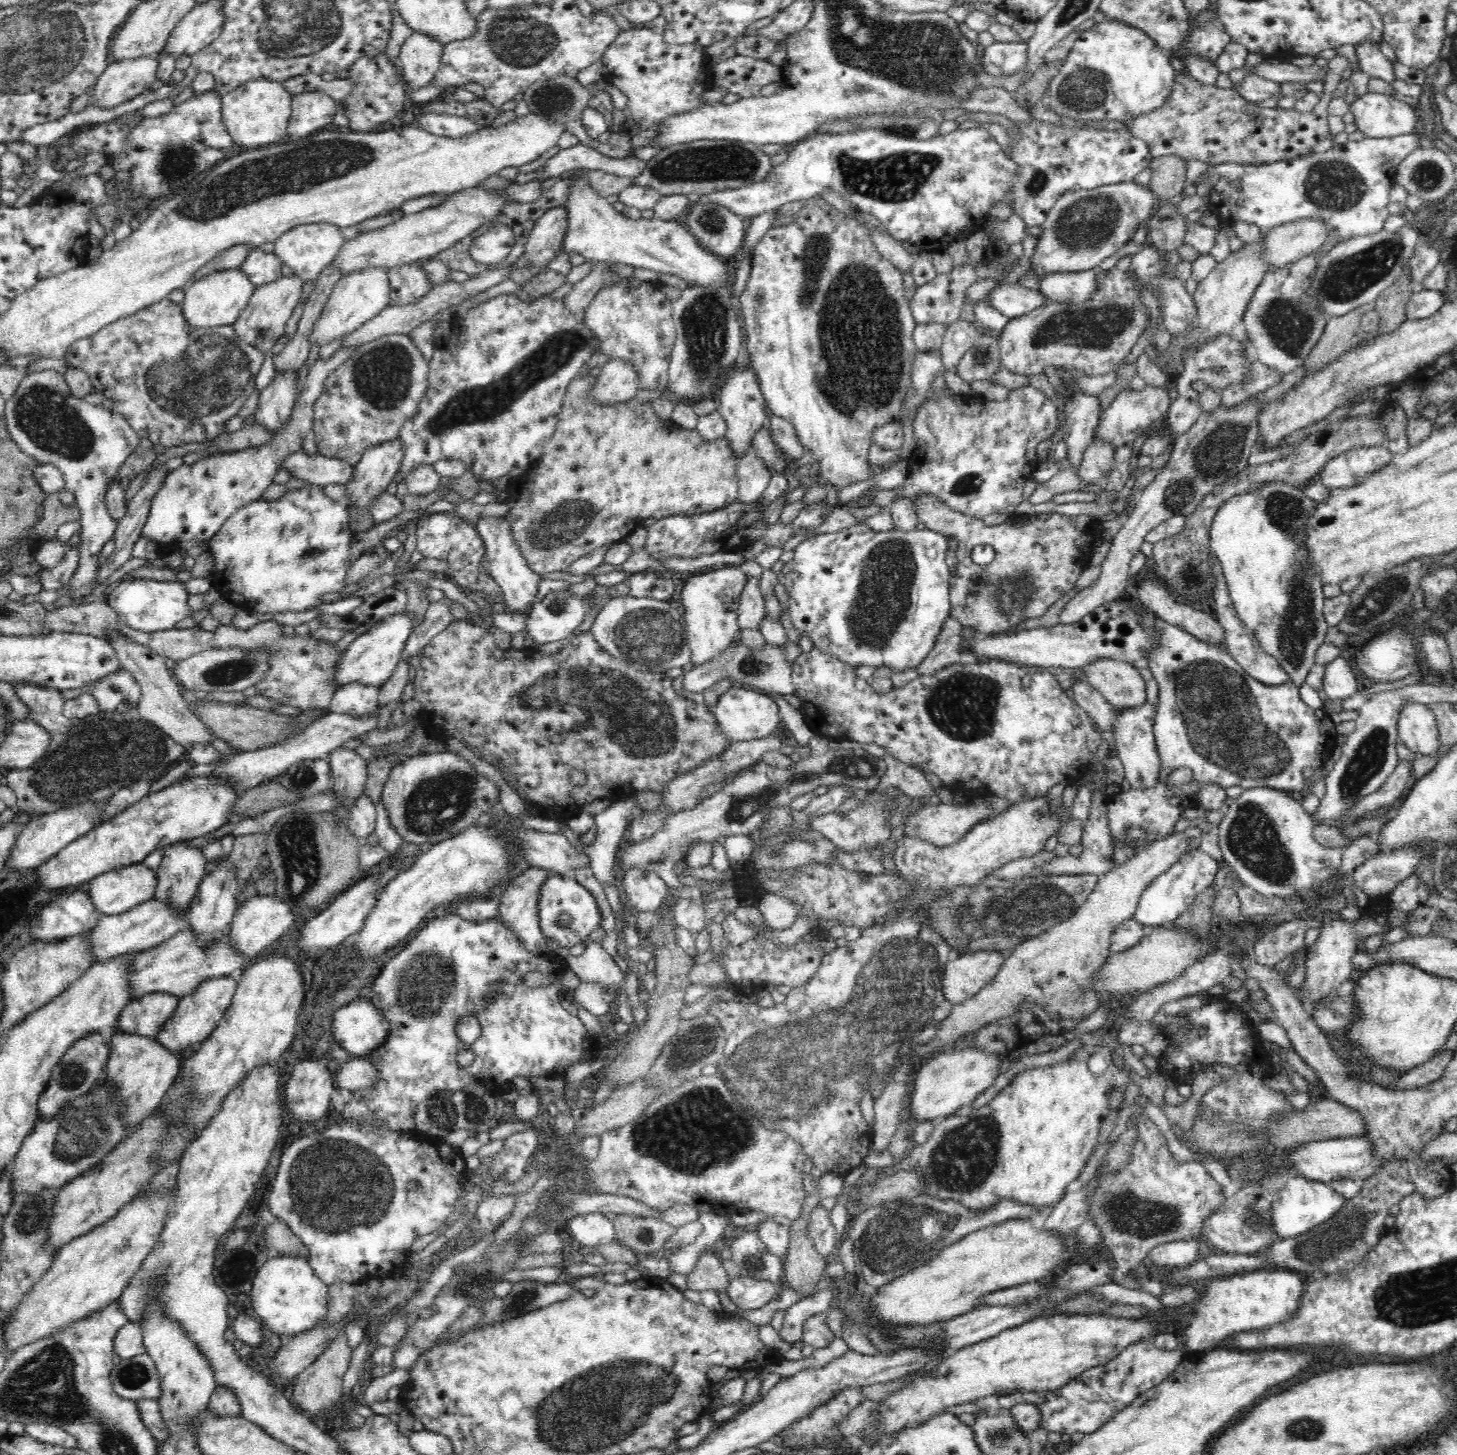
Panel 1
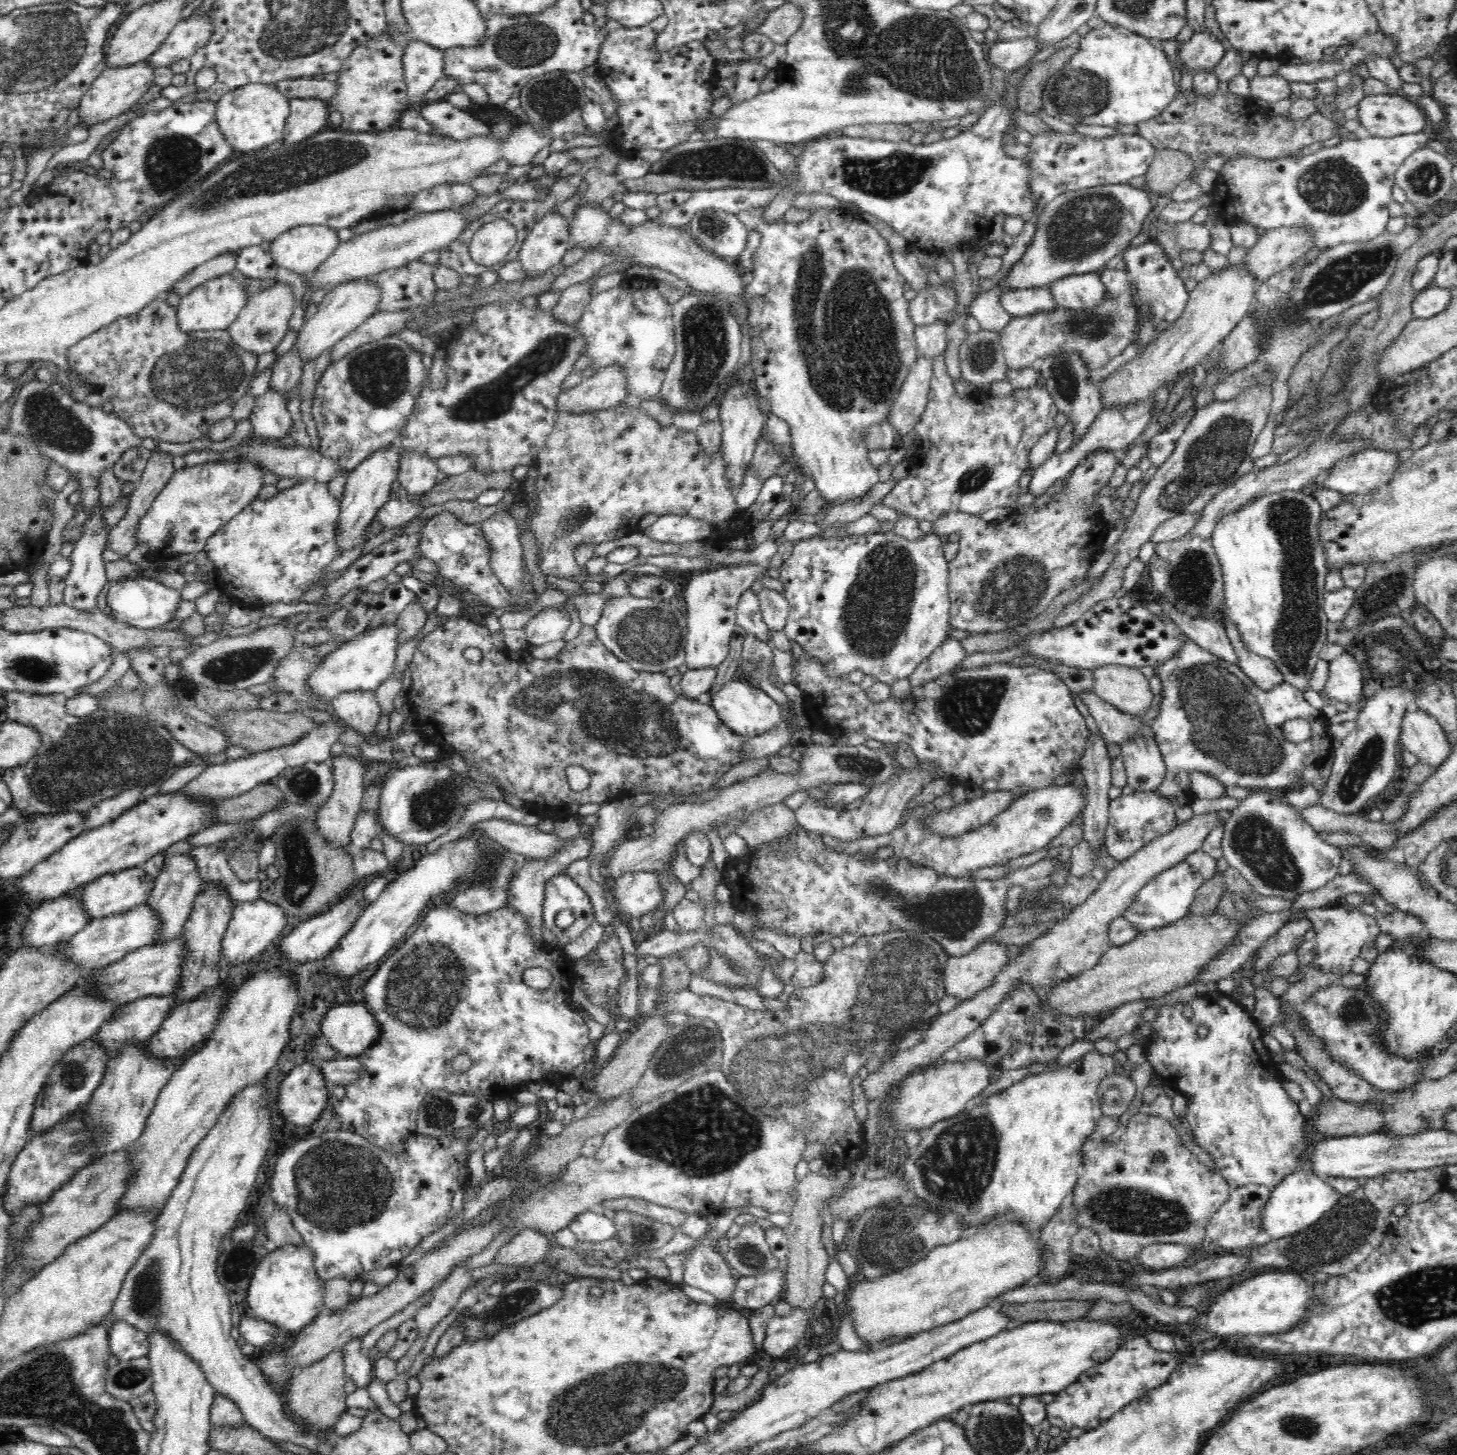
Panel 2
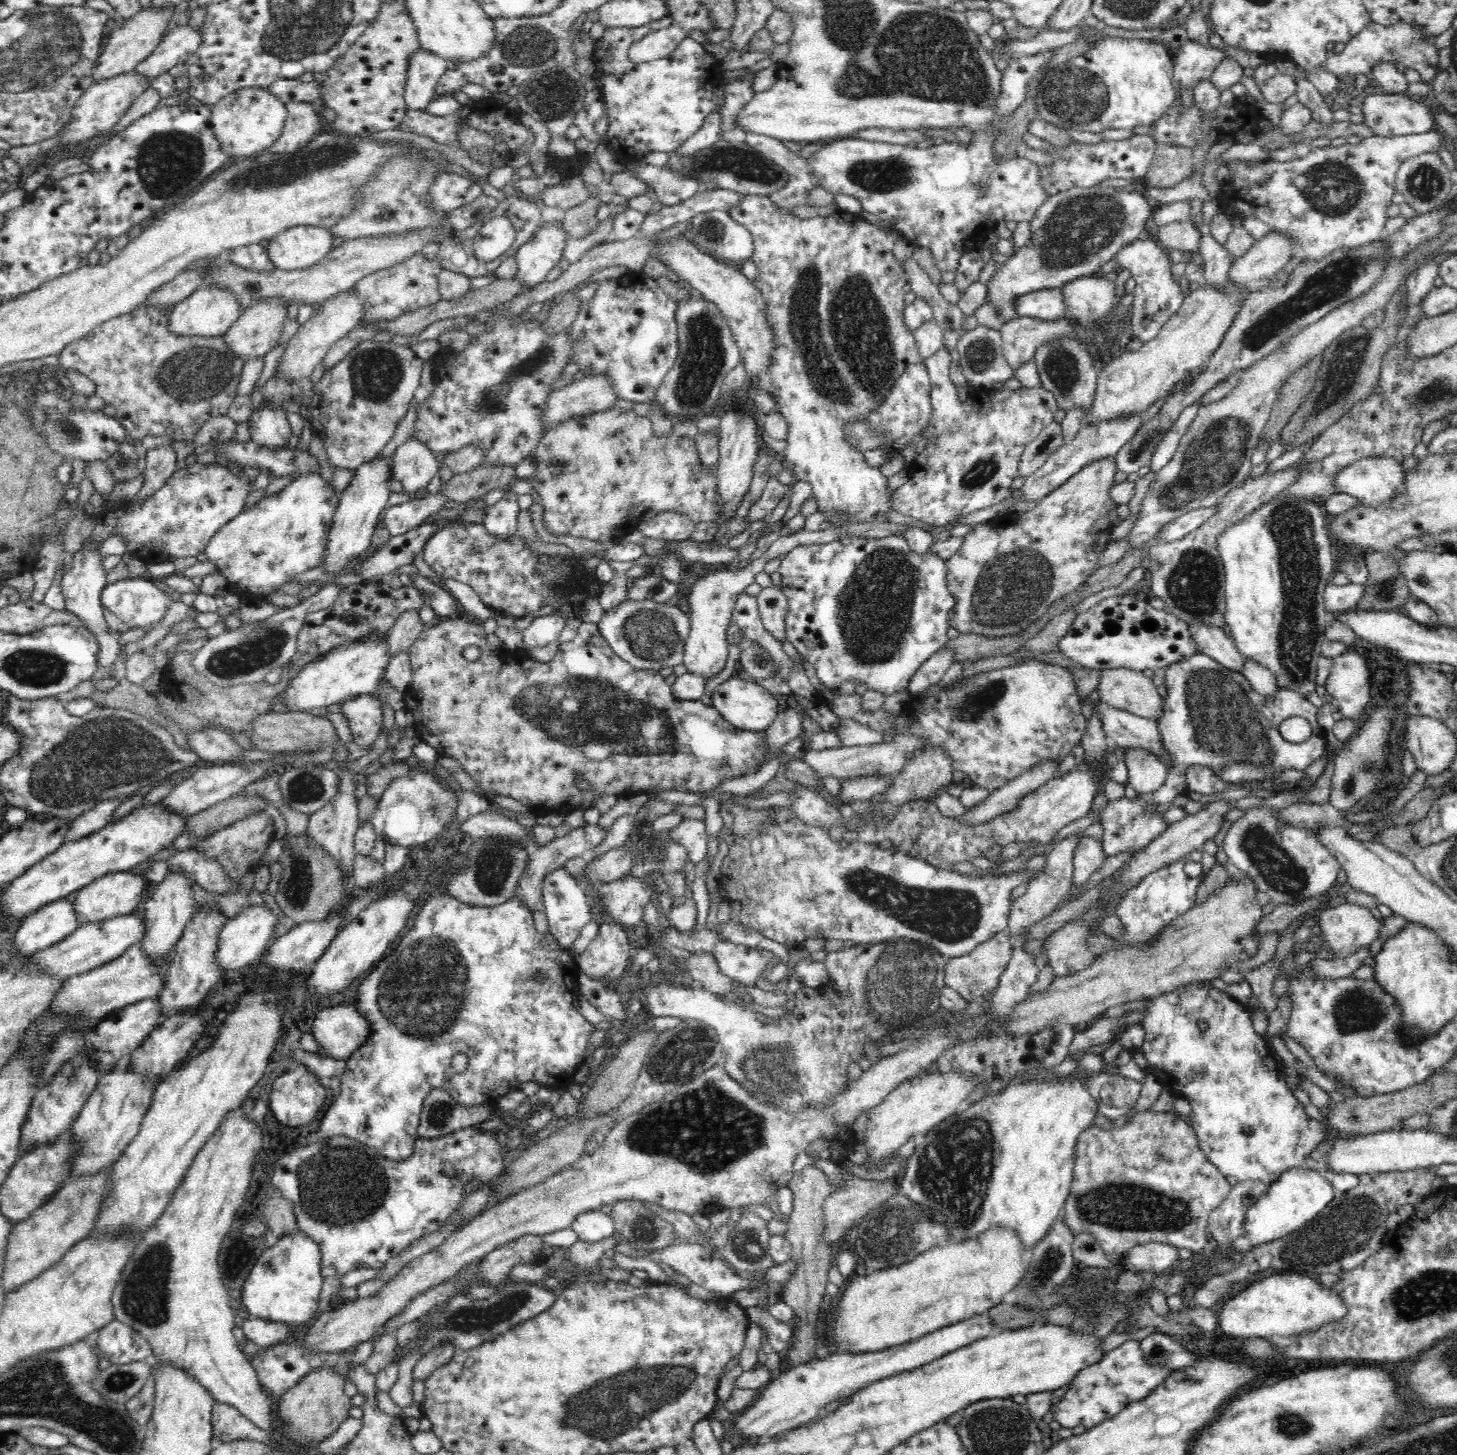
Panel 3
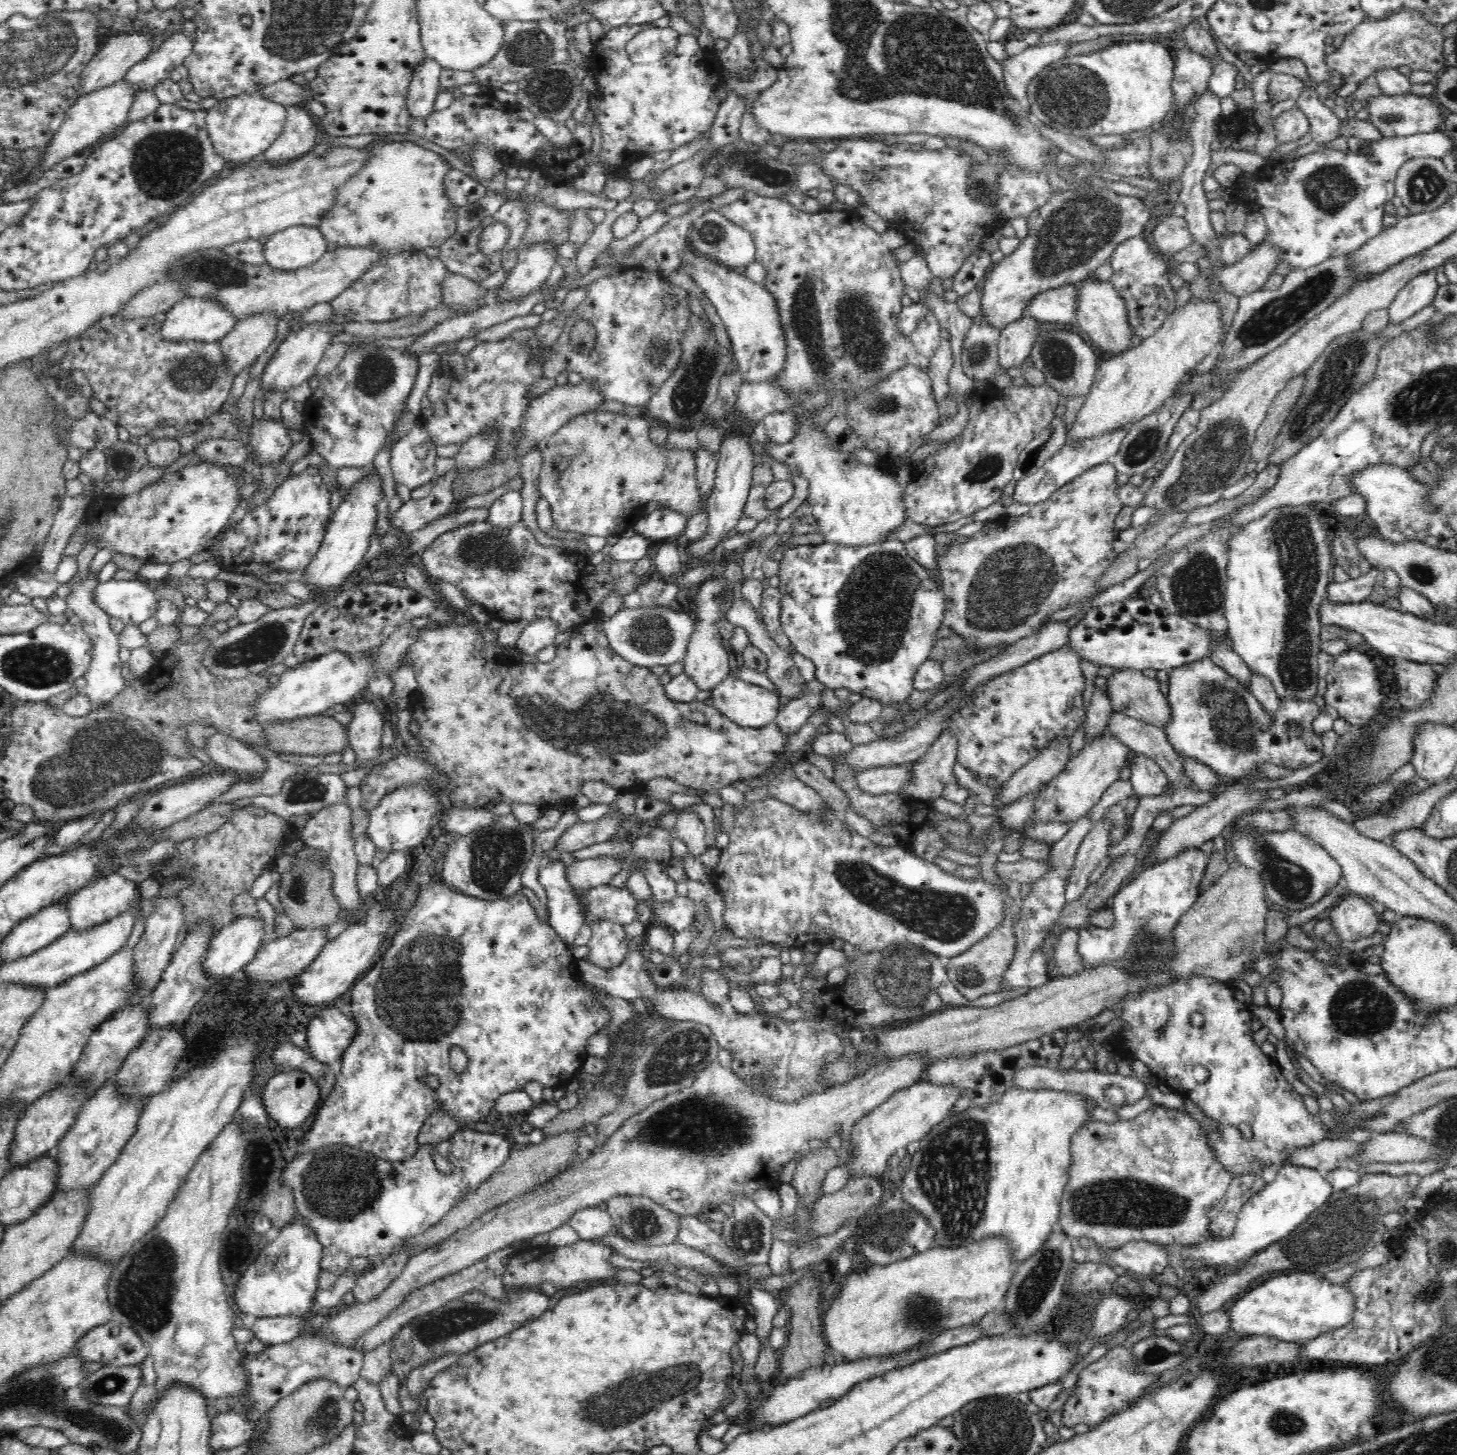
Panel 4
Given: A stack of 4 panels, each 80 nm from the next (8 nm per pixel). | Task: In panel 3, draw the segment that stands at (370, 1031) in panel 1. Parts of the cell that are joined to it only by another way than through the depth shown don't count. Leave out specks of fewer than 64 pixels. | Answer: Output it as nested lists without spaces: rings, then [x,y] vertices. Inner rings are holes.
[[[353,1002],[348,1006],[325,1008],[316,1016],[311,1032],[321,1047],[320,1056],[348,1060],[370,1036],[370,1022]]]

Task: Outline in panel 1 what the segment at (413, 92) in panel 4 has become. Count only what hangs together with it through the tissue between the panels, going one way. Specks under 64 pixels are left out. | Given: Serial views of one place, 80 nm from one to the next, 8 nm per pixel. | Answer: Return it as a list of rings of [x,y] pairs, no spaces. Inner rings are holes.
[[[413,31],[404,42],[398,58],[410,90],[428,86],[442,62],[444,46],[432,36]]]

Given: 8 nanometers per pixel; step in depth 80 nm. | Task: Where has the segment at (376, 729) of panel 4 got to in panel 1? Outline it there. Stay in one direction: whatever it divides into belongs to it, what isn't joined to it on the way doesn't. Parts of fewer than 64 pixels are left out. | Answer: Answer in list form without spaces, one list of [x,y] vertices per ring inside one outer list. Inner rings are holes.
[[[350,683],[342,688],[338,688],[328,706],[330,712],[369,715],[378,711],[379,686],[364,685],[360,683]]]

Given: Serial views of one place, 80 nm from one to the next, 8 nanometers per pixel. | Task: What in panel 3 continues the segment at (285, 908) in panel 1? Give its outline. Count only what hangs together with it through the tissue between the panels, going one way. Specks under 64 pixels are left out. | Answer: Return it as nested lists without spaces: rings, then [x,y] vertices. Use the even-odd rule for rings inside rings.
[[[250,905],[235,915],[229,916],[218,940],[217,962],[221,967],[222,974],[230,970],[243,969],[255,961],[261,960],[273,940],[276,924],[278,924],[276,914],[266,905]]]

